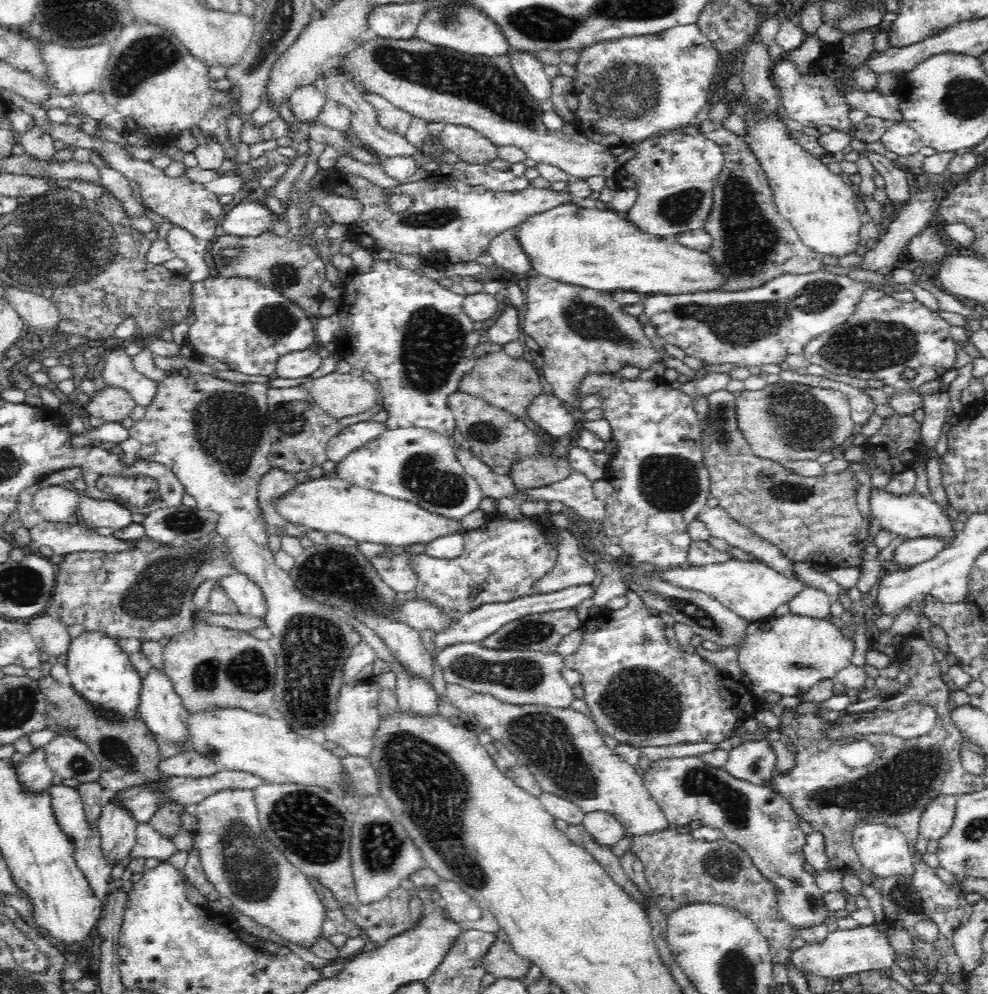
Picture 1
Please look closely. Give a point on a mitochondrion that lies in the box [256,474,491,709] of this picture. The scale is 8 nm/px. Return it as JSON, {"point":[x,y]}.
{"point":[334,573]}

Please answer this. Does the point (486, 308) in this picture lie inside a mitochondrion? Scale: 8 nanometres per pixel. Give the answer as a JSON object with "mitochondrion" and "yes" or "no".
{"mitochondrion":"no"}

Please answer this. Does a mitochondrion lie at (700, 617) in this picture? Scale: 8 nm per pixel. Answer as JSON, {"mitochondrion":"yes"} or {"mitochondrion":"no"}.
{"mitochondrion":"yes"}

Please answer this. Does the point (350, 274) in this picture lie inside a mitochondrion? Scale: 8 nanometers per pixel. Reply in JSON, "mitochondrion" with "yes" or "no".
{"mitochondrion":"no"}

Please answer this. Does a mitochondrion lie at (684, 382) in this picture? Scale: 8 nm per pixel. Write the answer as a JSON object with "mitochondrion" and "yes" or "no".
{"mitochondrion":"no"}

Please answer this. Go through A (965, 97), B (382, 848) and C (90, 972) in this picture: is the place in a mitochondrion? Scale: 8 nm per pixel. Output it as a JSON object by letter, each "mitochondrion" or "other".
{"A":"mitochondrion","B":"mitochondrion","C":"other"}

